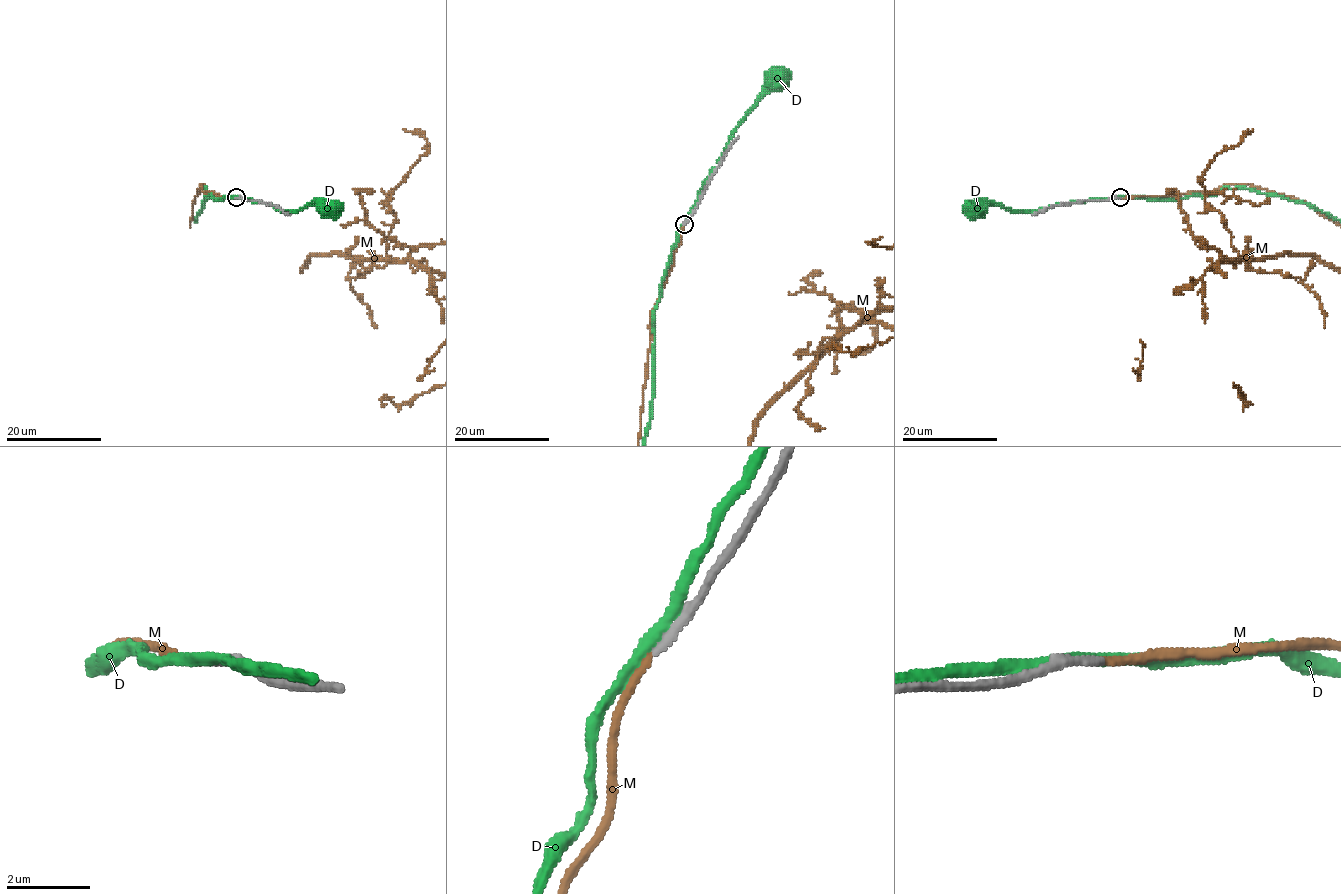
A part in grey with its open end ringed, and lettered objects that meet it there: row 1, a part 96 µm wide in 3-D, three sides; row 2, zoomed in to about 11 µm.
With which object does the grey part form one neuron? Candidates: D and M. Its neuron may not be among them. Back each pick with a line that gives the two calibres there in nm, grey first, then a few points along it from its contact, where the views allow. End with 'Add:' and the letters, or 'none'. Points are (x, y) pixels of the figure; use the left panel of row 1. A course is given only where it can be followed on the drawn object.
M: 200/170 nm
Add: M

